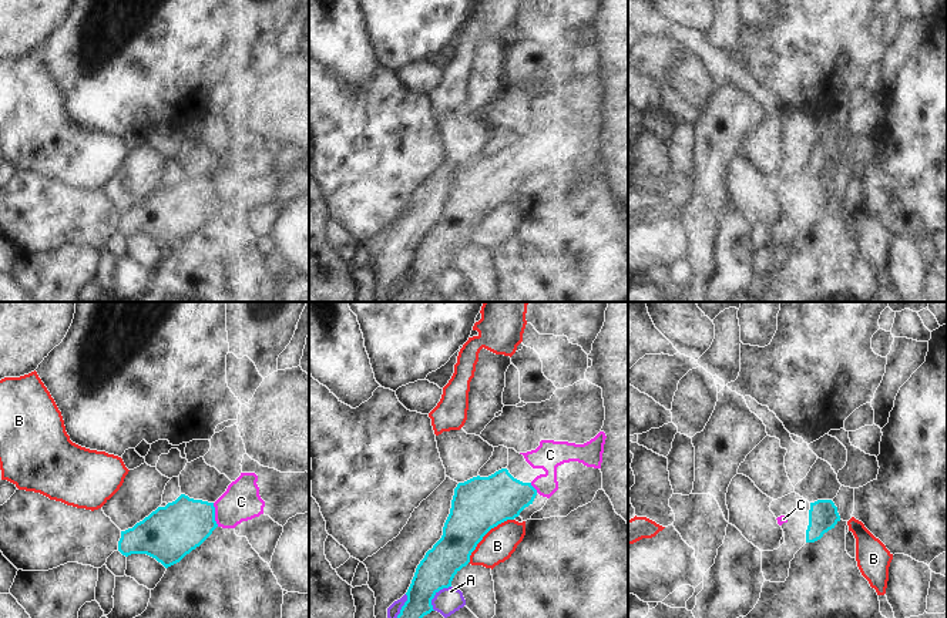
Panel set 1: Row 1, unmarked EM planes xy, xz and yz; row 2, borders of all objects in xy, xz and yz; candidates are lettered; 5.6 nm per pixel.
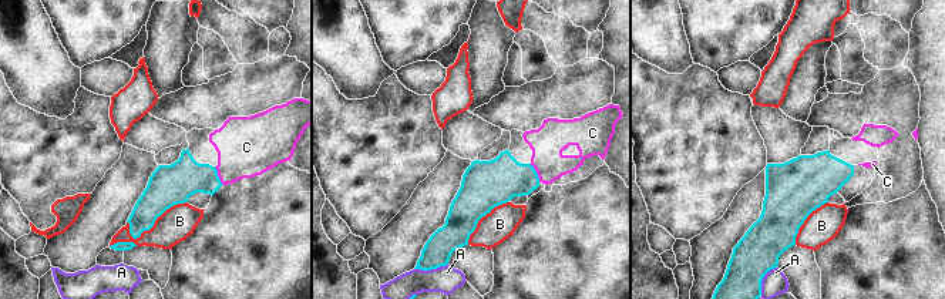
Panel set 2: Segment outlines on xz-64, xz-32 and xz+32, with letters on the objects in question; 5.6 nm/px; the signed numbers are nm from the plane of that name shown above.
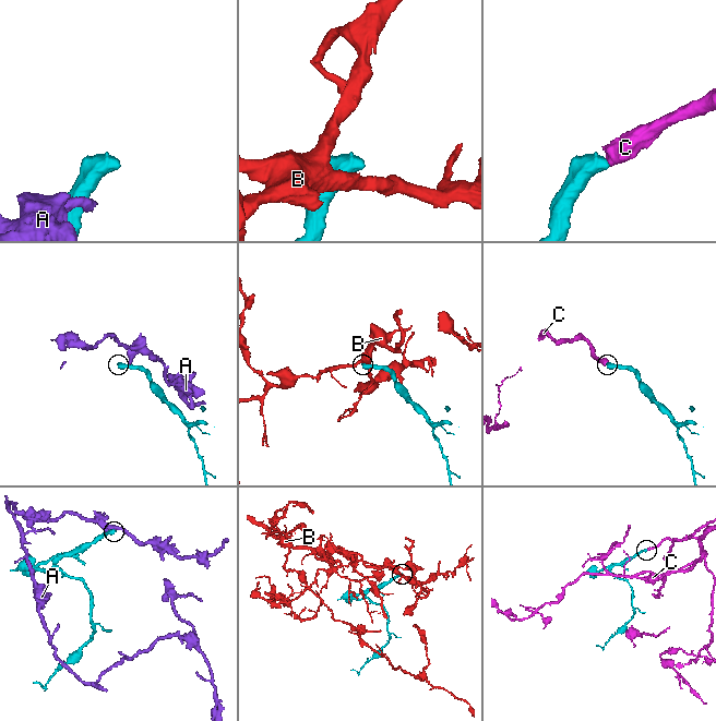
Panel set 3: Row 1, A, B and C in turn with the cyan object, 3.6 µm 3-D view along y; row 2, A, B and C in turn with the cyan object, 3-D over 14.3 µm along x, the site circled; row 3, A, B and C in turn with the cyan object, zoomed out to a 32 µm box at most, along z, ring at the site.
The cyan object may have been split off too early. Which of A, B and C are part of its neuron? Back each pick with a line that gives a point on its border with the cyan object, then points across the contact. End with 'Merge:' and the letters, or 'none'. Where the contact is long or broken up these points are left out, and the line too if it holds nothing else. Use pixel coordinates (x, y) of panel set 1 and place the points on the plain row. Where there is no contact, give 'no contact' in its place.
C: xy (214, 195)
Merge: C

